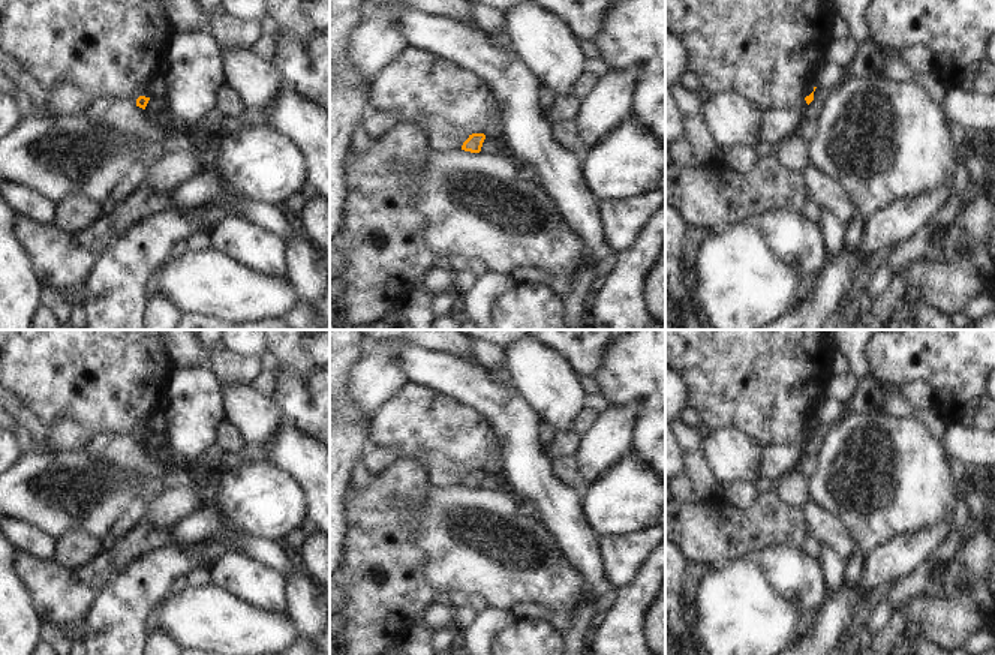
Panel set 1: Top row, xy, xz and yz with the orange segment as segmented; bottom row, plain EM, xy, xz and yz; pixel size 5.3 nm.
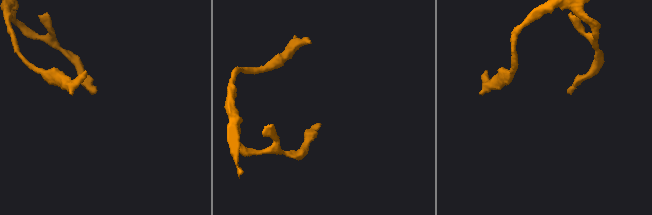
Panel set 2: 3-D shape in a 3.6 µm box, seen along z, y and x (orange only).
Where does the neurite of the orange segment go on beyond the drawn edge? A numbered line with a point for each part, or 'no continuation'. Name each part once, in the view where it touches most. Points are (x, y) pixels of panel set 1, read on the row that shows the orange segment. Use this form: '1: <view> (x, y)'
no continuation

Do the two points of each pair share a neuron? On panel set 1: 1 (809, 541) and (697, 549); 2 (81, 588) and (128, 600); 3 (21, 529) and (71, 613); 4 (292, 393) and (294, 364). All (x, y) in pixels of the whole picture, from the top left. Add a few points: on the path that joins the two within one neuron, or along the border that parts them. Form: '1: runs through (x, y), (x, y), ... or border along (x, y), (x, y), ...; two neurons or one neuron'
1: runs through (781, 534), (726, 534); one neuron
2: border along (123, 568), (96, 595), (84, 625); two neurons
3: border along (17, 550), (42, 559), (53, 559); two neurons
4: border along (303, 363), (295, 372), (289, 372), (279, 364); two neurons

